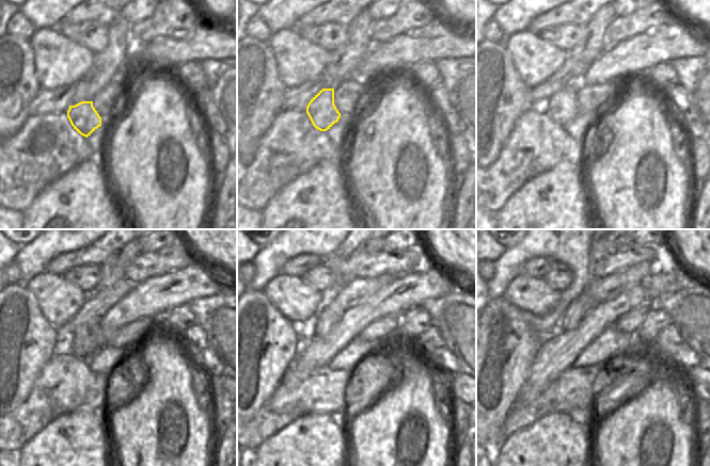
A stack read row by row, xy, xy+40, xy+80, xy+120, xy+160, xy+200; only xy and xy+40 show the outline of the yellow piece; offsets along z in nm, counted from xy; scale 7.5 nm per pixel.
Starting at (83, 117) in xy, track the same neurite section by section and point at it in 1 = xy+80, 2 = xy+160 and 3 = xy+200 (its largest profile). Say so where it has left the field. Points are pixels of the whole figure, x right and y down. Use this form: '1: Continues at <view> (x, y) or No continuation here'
1: Continues at xy+80 (563, 106)
2: Continues at xy+160 (325, 321)
3: Continues at xy+200 (583, 304).

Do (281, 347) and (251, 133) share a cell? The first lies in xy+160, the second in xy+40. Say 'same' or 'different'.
same

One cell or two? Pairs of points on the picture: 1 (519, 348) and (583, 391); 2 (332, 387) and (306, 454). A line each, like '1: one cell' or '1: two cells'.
1: two cells
2: two cells

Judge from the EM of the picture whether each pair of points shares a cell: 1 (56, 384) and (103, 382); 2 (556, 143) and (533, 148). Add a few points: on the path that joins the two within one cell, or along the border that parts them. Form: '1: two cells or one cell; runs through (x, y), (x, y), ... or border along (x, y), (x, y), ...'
1: one cell; runs through (67, 384), (91, 384)
2: one cell; runs through (551, 144), (538, 144)

